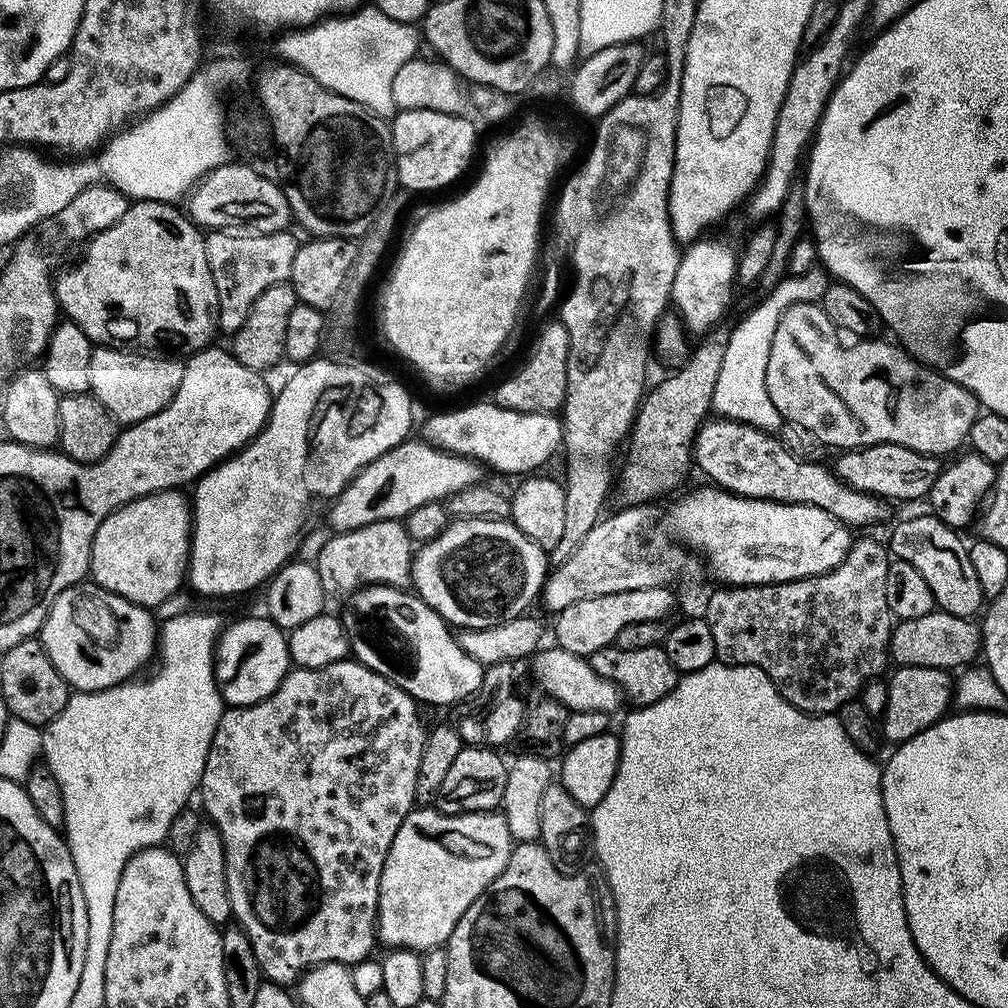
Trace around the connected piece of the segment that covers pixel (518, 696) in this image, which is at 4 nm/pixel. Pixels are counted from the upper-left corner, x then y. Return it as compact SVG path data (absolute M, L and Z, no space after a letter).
M515 660L489 664L485 667L482 686L478 686L478 690L468 697L466 703L459 709L461 712L457 714L456 720L454 719L454 727L465 745L501 746L500 744L510 743L515 736L517 739L526 711L524 676L526 680L525 665Z

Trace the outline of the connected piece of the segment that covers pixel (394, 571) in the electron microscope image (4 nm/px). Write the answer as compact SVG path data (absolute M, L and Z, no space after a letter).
M379 520L349 532L336 532L322 547L314 563L322 590L329 597L351 598L362 588L384 584L387 588L407 589L412 583L414 542L399 520Z

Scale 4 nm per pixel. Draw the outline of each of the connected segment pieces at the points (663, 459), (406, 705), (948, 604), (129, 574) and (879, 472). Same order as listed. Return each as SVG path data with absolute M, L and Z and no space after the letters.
M717 326L703 337L700 345L689 351L686 359L679 365L680 368L673 376L668 376L656 389L649 391L640 406L636 410L636 418L632 422L630 439L627 441L628 457L624 460L624 469L620 472L620 489L615 489L614 496L624 506L644 506L655 496L668 492L688 472L688 464L693 463L692 442L700 425L709 419L713 411L712 399L714 398L714 386L718 386L718 374L722 370L722 358L726 354L726 342L729 329Z
M355 658L339 660L321 668L293 667L285 674L278 690L274 690L274 694L262 702L245 708L225 707L206 754L206 766L198 785L198 800L200 796L204 803L203 815L222 834L222 846L226 850L226 886L230 890L232 915L246 938L250 938L254 958L265 981L292 986L297 983L298 974L317 964L342 963L355 966L373 955L372 947L378 944L376 915L382 866L386 866L386 854L390 854L398 826L402 826L417 803L418 762L422 762L422 746L426 735L426 724L420 721L420 711L421 705L413 696L406 694L406 690Z
M936 515L912 516L892 528L892 537L886 540L891 555L902 562L910 562L923 580L930 585L936 608L963 617L975 617L985 607L982 586L978 583L978 573L970 563L968 544L957 529L939 520Z
M180 490L151 492L149 496L139 496L137 500L115 508L106 517L92 539L90 576L98 587L149 610L181 591L188 570L188 551L192 549L192 505L184 494Z
M871 444L865 448L844 450L834 463L836 476L846 486L871 496L879 496L885 502L892 500L921 500L923 501L931 486L937 481L942 469L939 456L928 456L918 450L910 450L897 444Z

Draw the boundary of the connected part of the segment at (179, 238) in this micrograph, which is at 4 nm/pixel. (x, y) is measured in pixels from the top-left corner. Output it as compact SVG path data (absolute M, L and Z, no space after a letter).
M166 200L129 203L126 214L122 214L114 226L95 233L87 241L80 265L55 277L56 301L61 313L74 321L93 345L108 346L119 342L124 346L143 346L148 350L177 348L183 354L191 354L202 351L215 341L212 339L218 336L220 307L210 258L206 258L205 233L191 216L181 209L180 213L176 207L175 203Z

